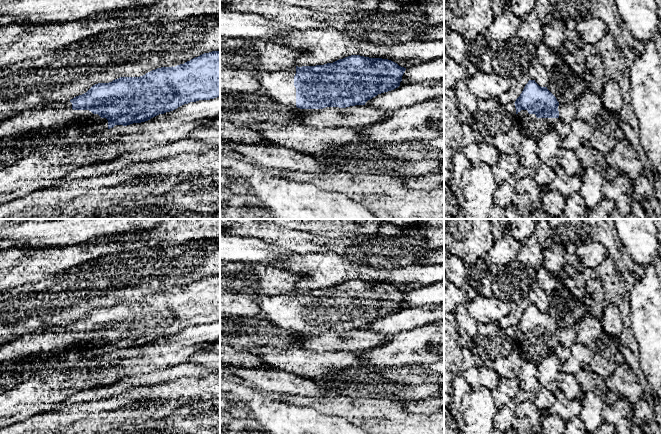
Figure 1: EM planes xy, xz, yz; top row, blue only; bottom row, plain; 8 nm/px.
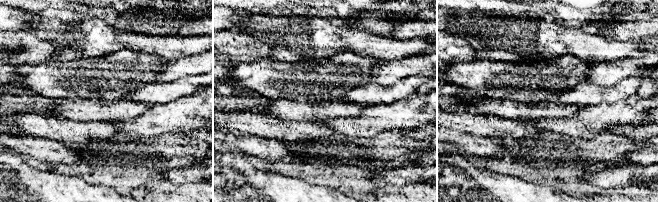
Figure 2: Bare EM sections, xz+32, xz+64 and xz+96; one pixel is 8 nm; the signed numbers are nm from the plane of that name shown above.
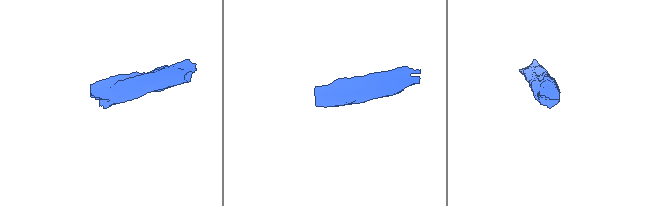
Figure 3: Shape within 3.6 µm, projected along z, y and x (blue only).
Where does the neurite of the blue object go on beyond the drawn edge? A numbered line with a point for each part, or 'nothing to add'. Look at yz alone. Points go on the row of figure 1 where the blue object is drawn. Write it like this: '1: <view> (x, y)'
1: yz (530, 126)

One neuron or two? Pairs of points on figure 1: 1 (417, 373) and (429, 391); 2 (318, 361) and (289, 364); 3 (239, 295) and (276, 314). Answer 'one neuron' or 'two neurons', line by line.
1: one neuron
2: one neuron
3: two neurons

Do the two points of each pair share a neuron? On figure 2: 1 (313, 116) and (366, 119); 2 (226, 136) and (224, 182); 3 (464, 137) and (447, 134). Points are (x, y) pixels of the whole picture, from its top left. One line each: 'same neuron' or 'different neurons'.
1: different neurons
2: different neurons
3: same neuron

